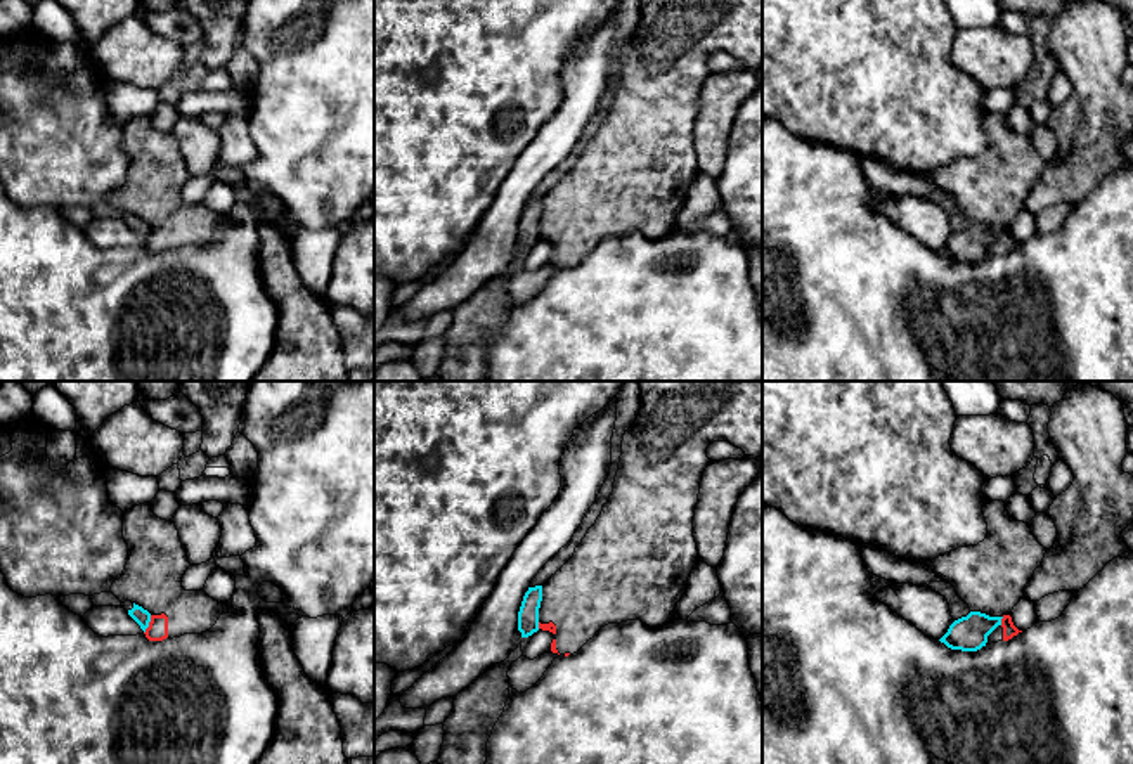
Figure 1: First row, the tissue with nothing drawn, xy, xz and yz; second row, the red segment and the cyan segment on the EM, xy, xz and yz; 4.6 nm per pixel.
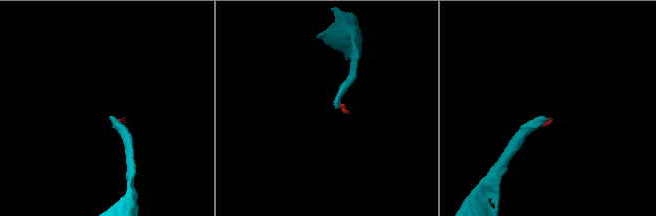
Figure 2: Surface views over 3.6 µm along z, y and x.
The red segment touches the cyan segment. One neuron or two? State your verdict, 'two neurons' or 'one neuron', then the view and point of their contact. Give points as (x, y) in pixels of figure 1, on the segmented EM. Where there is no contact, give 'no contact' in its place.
two neurons; meets red in xy at (149, 624)

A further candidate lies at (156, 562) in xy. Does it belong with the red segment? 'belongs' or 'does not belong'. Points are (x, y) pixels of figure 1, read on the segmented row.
belongs

